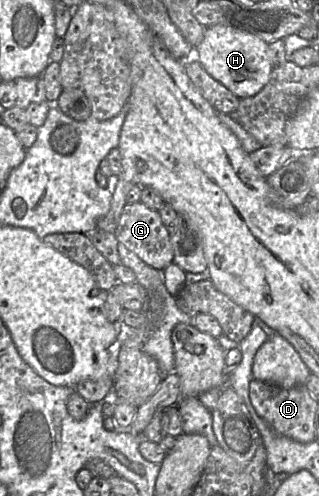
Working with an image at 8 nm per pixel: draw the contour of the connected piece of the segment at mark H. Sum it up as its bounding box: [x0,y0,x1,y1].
[194,25,274,99]

